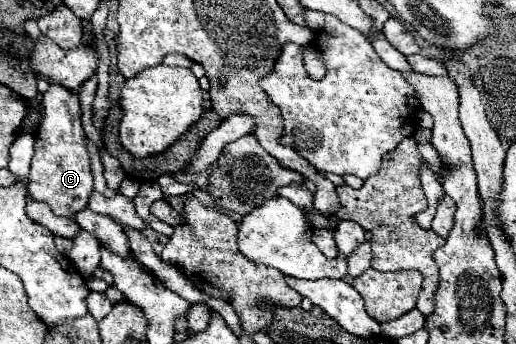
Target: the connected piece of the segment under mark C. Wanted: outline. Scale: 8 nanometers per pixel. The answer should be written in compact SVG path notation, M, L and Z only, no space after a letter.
M51 85L43 95L45 119L35 135L35 155L29 173L29 195L51 207L55 215L73 217L87 207L89 195L93 191L93 175L89 167L89 155L85 147L85 131L81 125L79 99L73 91Z

